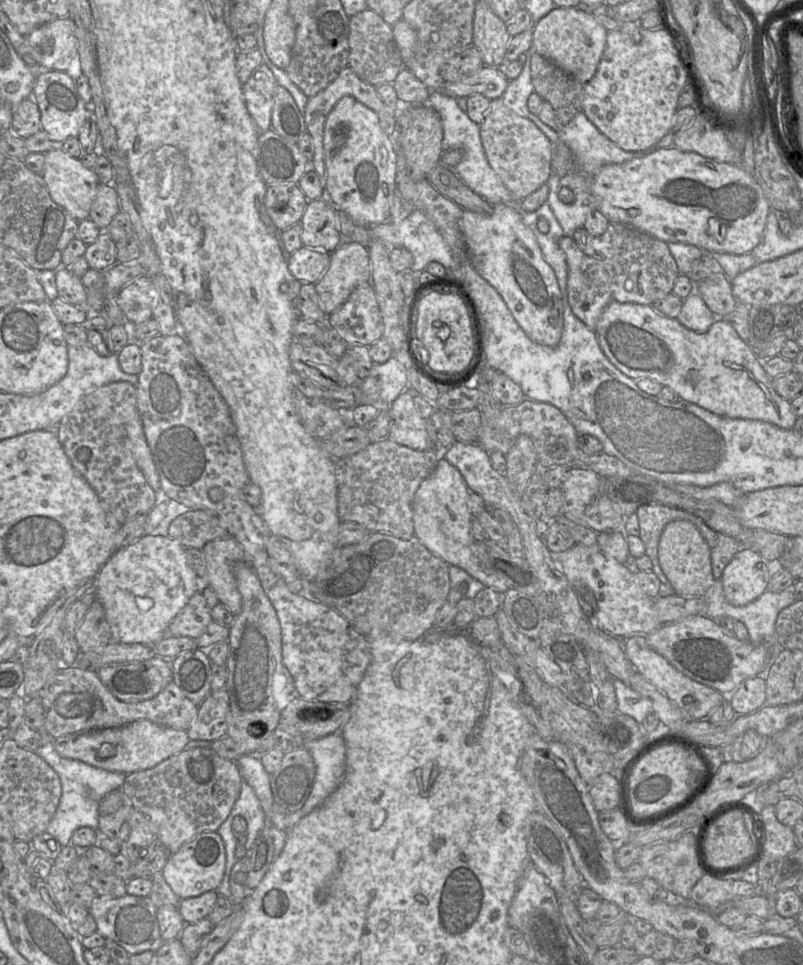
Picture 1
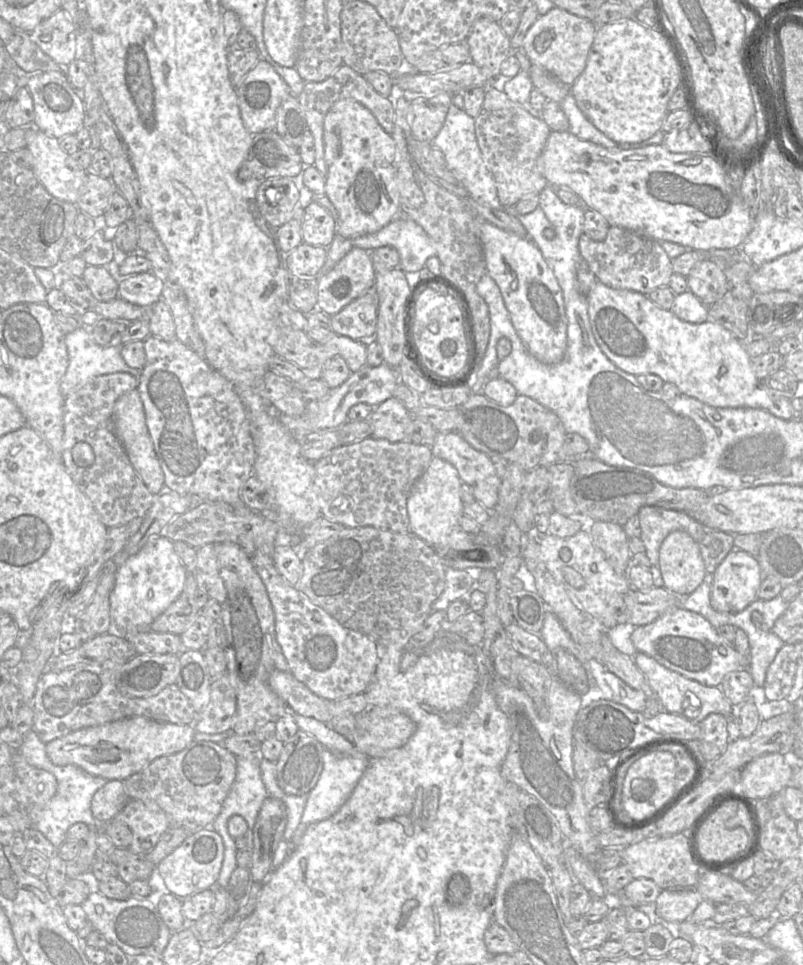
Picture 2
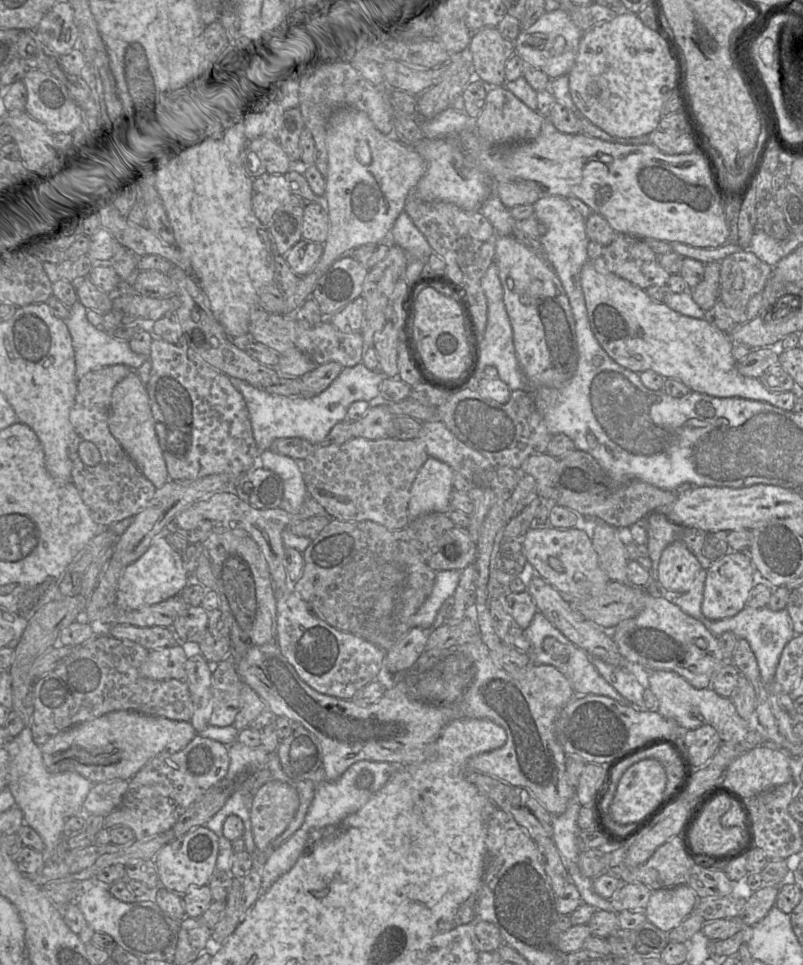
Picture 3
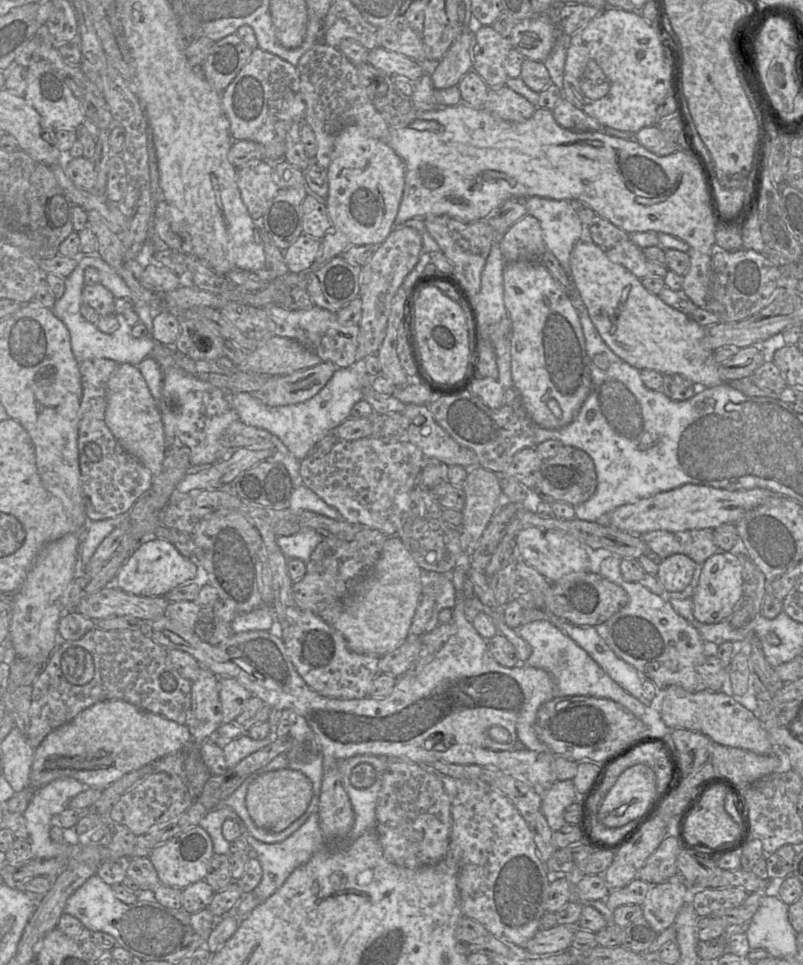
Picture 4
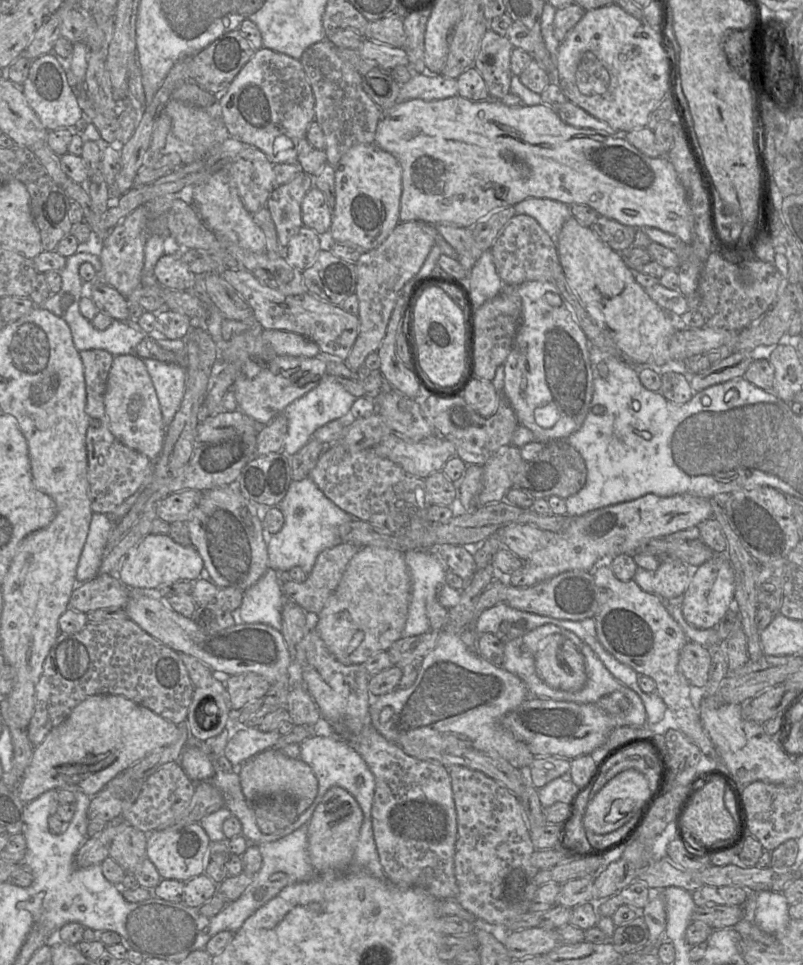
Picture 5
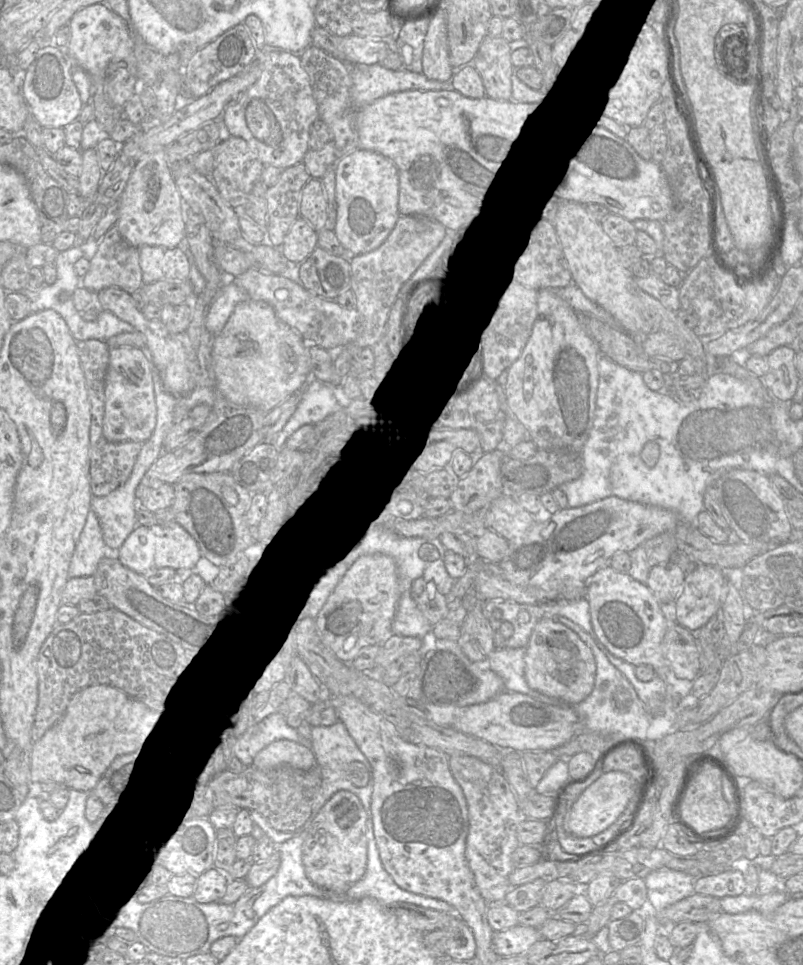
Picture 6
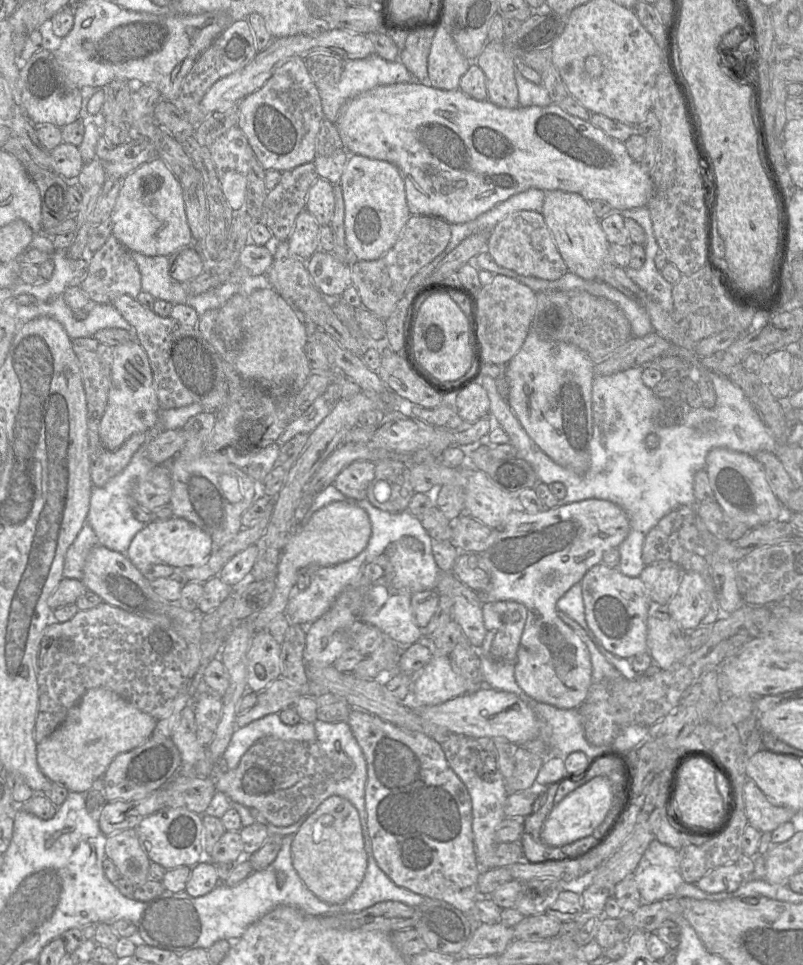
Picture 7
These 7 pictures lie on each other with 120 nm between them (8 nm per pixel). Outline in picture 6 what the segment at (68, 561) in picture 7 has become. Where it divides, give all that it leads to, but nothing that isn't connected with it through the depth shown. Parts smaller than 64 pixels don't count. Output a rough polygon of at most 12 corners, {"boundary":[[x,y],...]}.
{"boundary":[[91,509],[71,558],[69,578],[93,576],[109,550]]}

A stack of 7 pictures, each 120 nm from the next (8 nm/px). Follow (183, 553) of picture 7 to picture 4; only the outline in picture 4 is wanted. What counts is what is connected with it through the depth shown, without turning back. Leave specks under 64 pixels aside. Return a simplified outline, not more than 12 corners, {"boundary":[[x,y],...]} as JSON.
{"boundary":[[144,541],[115,586],[164,596],[194,579],[197,565],[175,546]]}

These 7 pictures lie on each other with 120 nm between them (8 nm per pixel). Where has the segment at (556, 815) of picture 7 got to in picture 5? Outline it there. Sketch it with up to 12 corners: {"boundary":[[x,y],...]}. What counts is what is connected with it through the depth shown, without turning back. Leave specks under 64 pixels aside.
{"boundary":[[635,769],[596,787],[586,803],[584,832],[610,833],[649,796]]}

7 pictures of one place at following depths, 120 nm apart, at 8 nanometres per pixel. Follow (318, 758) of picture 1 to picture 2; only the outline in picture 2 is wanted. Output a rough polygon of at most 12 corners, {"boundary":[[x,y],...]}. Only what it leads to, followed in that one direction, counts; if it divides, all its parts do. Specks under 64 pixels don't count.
{"boundary":[[324,749],[323,768],[289,845],[334,815],[369,764]]}

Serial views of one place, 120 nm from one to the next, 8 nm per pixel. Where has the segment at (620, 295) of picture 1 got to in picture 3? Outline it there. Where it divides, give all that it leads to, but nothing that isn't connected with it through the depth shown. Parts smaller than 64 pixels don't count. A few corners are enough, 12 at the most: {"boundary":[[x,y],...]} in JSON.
{"boundary":[[642,238],[589,241],[588,261],[645,290],[668,283]]}

